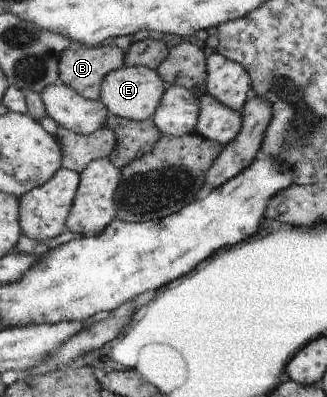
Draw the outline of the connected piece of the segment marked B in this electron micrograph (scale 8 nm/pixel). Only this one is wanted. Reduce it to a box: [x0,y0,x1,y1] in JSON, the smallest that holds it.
[59,42,125,100]

